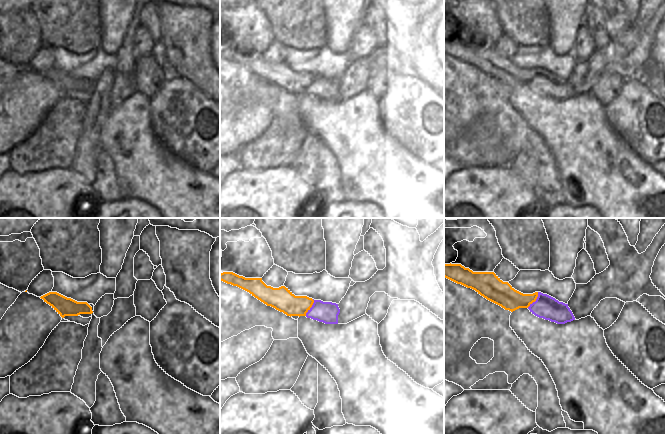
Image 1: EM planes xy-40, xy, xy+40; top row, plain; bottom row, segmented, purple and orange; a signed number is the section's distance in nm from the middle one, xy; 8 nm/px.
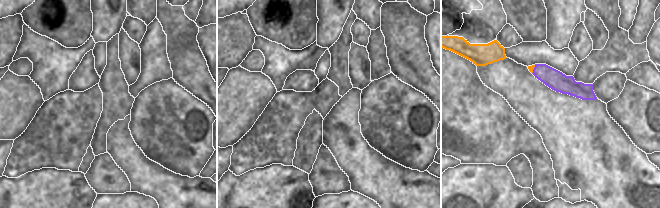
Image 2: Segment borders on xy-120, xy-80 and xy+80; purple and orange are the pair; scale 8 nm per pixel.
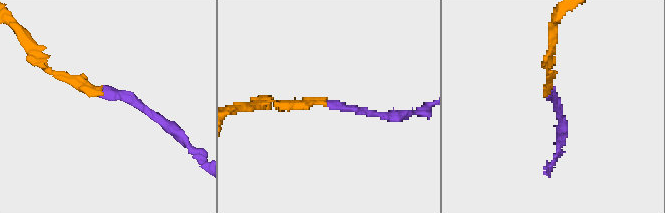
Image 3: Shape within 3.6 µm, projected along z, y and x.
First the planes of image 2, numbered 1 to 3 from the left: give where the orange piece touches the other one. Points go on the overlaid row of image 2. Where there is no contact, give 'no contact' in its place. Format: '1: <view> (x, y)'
1: no contact
2: no contact
3: xy+80 (533, 69)

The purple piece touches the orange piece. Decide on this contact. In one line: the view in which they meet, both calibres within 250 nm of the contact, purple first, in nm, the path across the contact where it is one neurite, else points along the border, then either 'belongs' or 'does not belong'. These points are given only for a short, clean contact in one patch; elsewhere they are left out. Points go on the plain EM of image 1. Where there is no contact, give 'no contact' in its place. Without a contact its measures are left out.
meets purple in xy; 180 nm thick on the purple side, 180 nm on the other; runs through xy (327, 88), (311, 83), (290, 81), (281, 75); belongs

